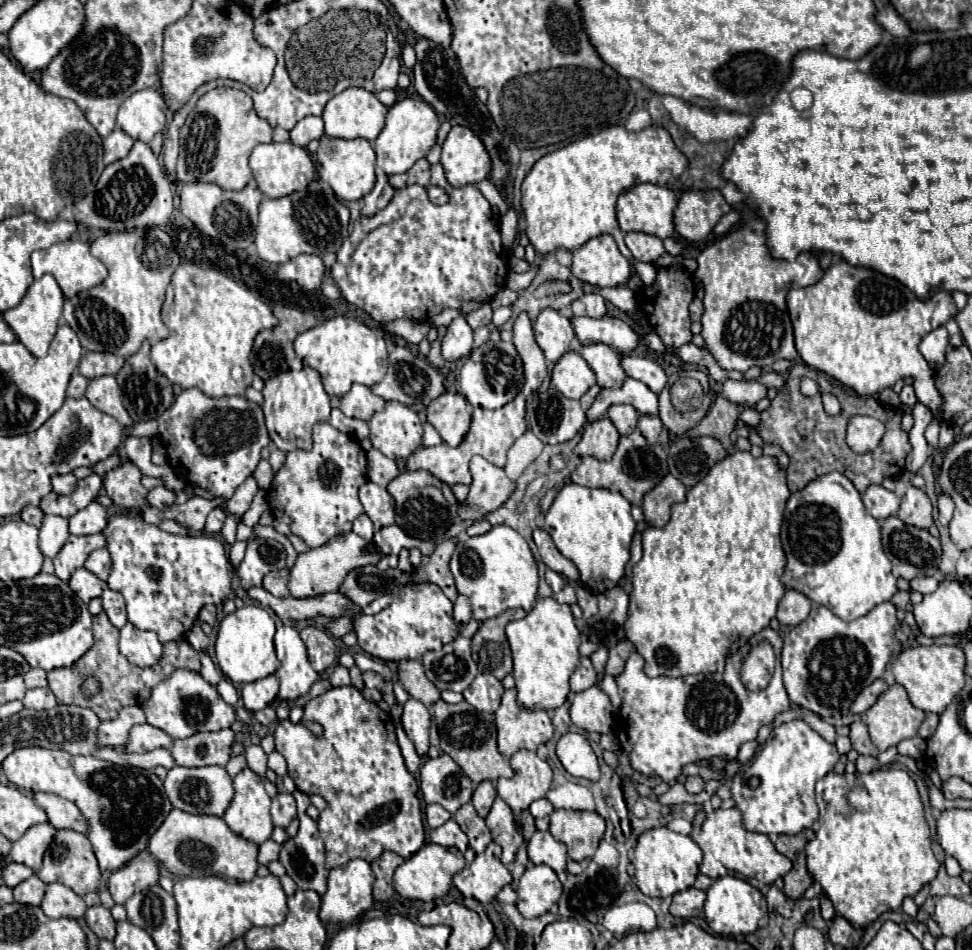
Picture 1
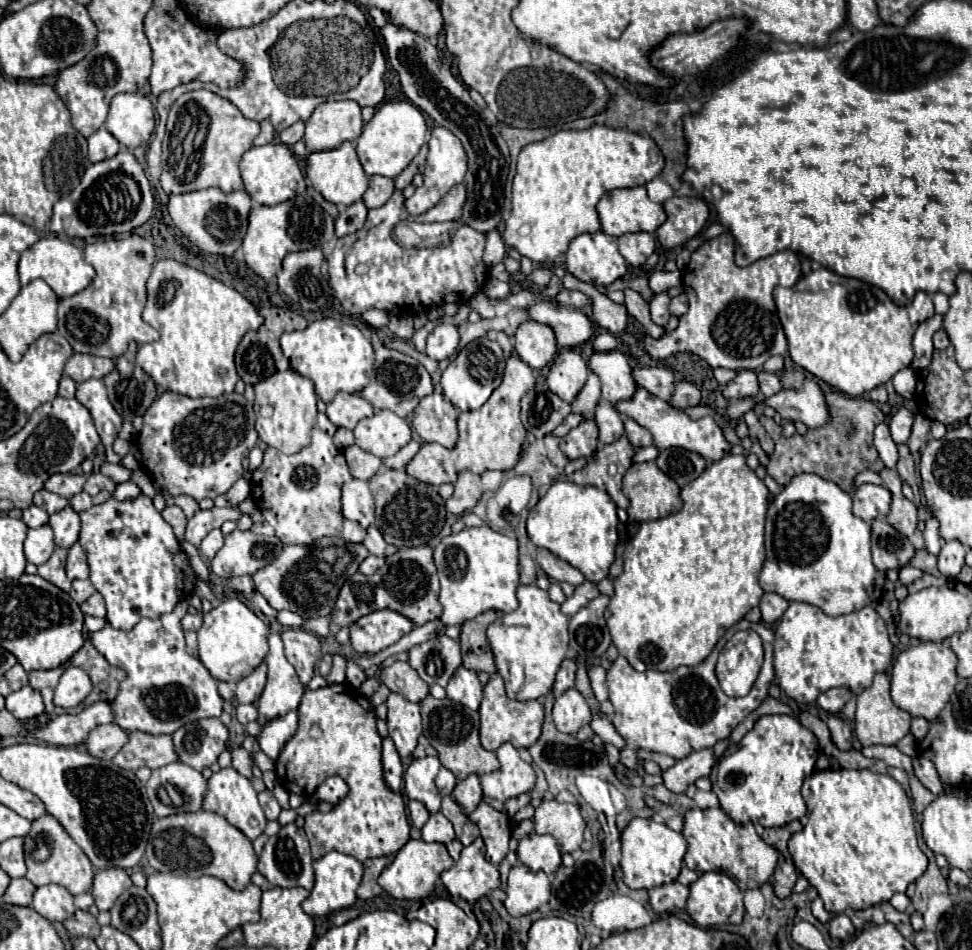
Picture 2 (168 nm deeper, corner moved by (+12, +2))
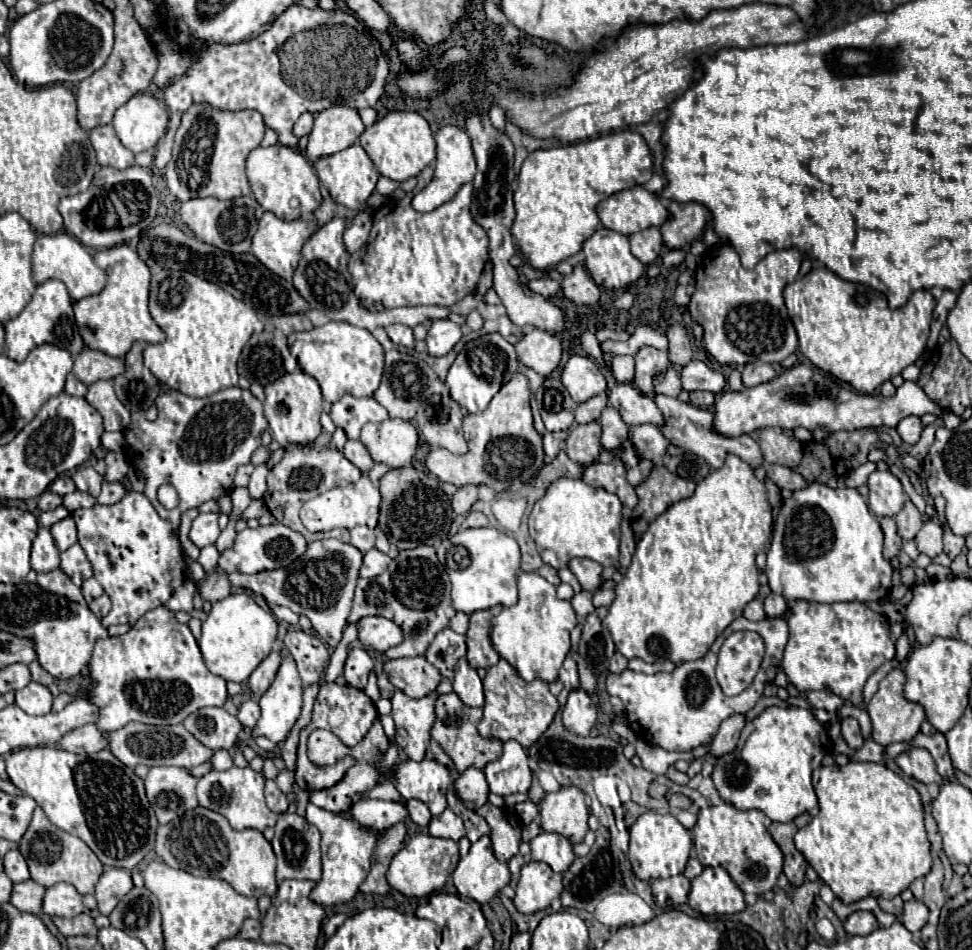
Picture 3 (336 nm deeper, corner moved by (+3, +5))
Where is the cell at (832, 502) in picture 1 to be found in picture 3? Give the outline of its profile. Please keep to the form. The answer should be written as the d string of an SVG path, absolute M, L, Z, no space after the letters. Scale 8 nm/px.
M811 483L803 489L793 491L791 499L783 501L775 529L771 547L767 551L767 567L765 573L769 577L769 587L773 593L789 599L803 599L809 603L835 603L835 601L879 601L891 591L891 575L893 567L883 557L883 533L879 521L869 513L865 497L857 489L837 487L831 489L823 483Z

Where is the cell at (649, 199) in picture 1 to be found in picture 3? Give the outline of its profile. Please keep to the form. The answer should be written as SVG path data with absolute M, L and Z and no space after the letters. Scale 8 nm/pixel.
M637 185L603 199L597 205L597 215L603 227L631 235L647 227L661 227L667 221L669 211L655 193Z

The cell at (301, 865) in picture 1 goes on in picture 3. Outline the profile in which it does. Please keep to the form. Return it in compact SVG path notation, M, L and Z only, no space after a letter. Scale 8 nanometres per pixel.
M283 813L275 825L275 837L271 841L277 857L277 881L285 879L321 879L321 851L319 851L321 833L315 825L307 823L305 817L297 813Z

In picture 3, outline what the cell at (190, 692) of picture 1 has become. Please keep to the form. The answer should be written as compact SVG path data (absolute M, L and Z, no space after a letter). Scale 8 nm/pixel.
M165 605L145 613L127 633L107 639L97 639L89 669L91 677L97 679L97 687L93 689L93 701L101 707L101 717L97 727L101 731L117 731L131 721L141 721L147 725L177 725L183 723L193 711L203 707L223 707L227 701L227 687L225 679L213 675L201 655L201 649L191 633L191 629L177 621L177 613L167 609Z

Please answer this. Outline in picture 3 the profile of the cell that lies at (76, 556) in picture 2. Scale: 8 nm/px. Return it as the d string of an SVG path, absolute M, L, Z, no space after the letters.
M79 543L69 547L67 551L61 553L61 569L71 577L75 585L81 585L85 579L93 577L93 569L89 559L85 557L85 551L81 549Z

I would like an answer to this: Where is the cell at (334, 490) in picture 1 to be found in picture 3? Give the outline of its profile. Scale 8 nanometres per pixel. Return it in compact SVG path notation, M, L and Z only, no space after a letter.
M323 431L319 435L319 439L309 443L309 445L289 447L285 451L285 455L281 457L281 461L273 469L269 469L269 475L267 475L267 493L263 497L265 505L269 507L269 511L273 513L273 517L279 523L301 533L309 543L317 541L317 539L327 539L327 537L335 537L339 541L349 541L349 529L333 529L327 533L311 533L305 529L305 525L299 519L299 509L305 501L313 499L321 491L329 491L333 487L353 483L361 477L361 471L339 449L333 447L331 437L333 435L329 431Z

